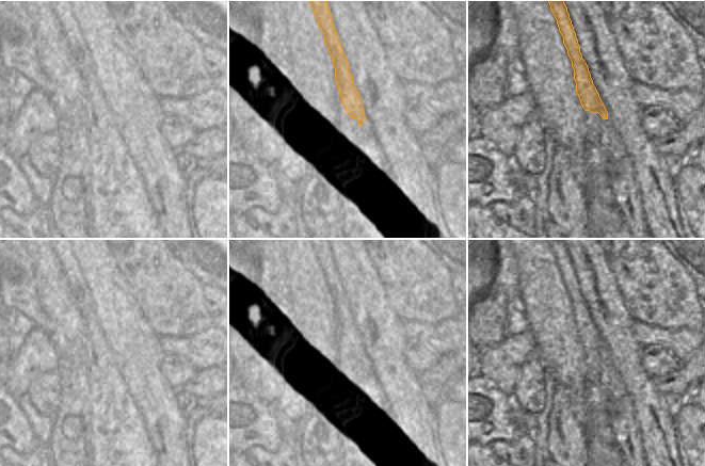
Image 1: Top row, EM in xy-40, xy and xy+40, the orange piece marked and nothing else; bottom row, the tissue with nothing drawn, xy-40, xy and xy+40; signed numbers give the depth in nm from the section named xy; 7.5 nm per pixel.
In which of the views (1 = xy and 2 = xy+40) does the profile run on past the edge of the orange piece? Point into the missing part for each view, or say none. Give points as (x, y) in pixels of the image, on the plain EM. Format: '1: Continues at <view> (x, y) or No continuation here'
1: No continuation here
2: Continues at xy+40 (605, 389).

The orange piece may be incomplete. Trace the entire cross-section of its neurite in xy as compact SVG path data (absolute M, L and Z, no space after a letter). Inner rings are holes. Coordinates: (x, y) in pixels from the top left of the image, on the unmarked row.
M309 239L309 242L314 248L318 263L324 274L324 280L333 298L335 319L337 321L341 341L345 344L348 354L353 358L357 358L358 364L363 366L363 361L367 359L363 340L354 323L354 317L350 310L350 304L343 291L341 280L337 274L329 242L326 239Z

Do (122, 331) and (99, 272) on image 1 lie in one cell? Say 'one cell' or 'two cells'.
one cell

